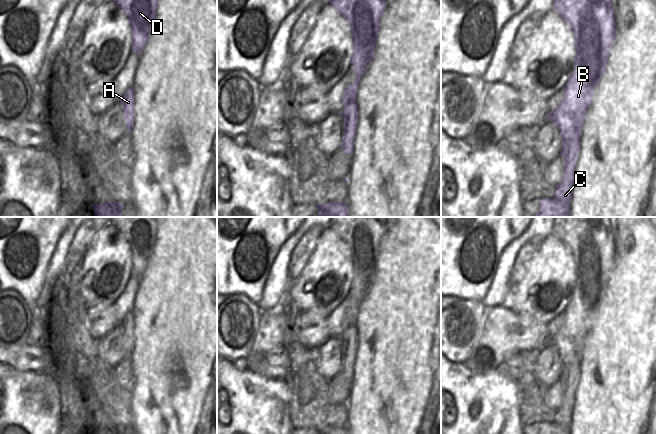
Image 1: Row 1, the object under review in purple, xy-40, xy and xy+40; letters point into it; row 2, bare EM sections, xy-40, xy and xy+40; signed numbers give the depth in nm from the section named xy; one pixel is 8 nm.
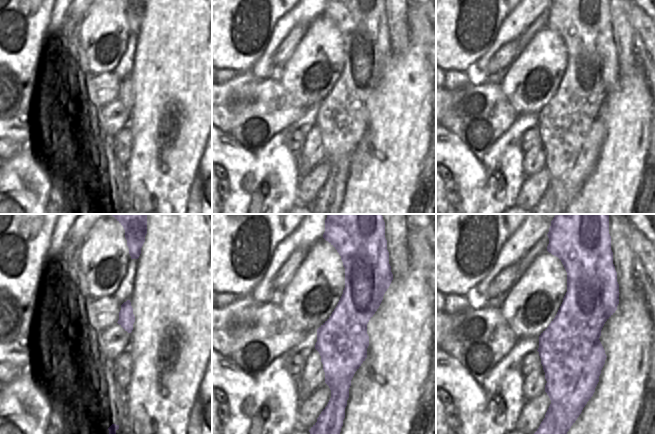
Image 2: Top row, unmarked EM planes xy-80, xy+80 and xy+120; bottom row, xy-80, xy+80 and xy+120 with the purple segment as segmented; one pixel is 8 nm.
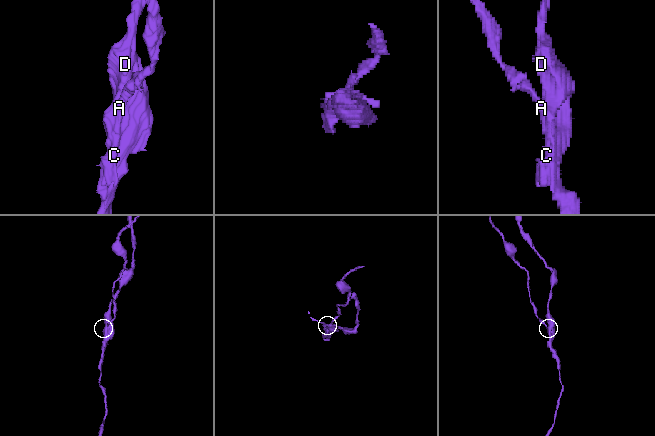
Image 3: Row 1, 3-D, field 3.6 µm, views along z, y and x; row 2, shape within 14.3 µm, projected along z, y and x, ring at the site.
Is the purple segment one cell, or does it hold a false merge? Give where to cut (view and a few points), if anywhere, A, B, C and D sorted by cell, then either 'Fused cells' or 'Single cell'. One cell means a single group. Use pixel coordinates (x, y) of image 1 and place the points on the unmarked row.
Split along xy (354, 324), (346, 328). Groups: A / B C D. Fused cells.

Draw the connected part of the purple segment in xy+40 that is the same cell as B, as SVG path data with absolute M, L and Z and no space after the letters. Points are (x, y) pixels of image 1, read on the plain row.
M555 217L554 233L570 249L576 269L574 293L560 329L547 339L562 361L564 399L553 422L541 422L539 434L570 434L580 357L594 315L606 293L616 261L610 217Z

